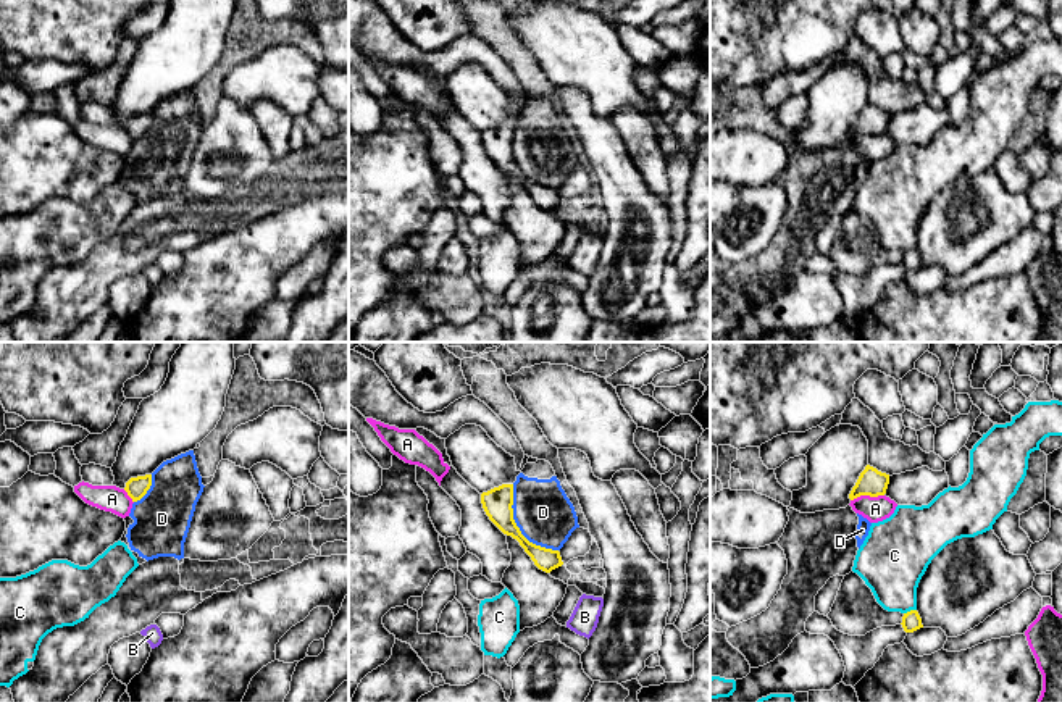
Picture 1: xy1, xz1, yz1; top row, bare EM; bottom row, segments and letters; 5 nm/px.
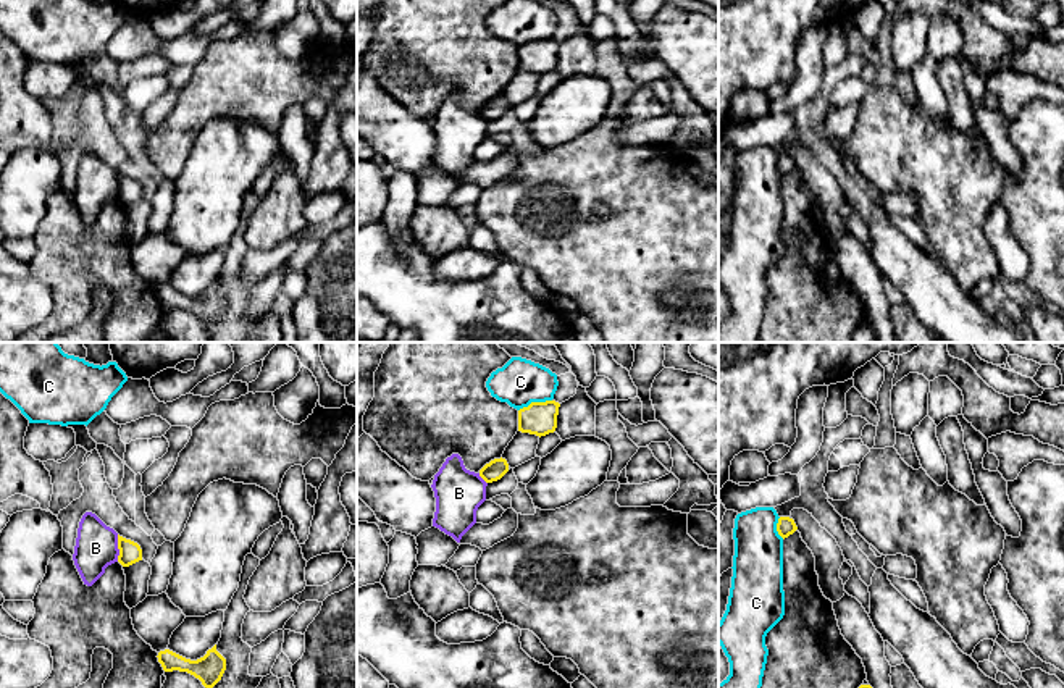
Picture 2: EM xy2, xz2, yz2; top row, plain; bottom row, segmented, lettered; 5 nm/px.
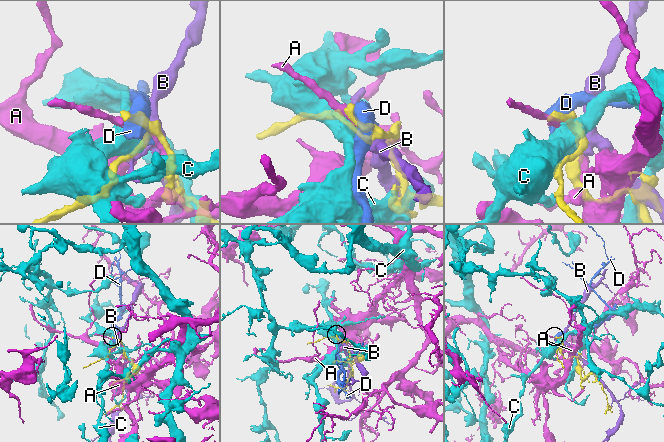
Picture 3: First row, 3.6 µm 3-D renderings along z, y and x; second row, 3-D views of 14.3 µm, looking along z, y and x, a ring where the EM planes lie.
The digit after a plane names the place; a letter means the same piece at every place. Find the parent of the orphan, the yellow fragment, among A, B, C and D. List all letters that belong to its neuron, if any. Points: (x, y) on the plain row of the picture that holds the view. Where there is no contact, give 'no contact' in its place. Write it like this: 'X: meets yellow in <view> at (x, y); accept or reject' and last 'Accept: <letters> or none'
A: meets yellow in yz1 at (867, 133); reject
B: meets yellow in xy2 at (118, 186); reject
C: meets yellow in xz2 at (535, 41); reject
D: meets yellow in xz1 at (517, 165); reject
Accept: none

